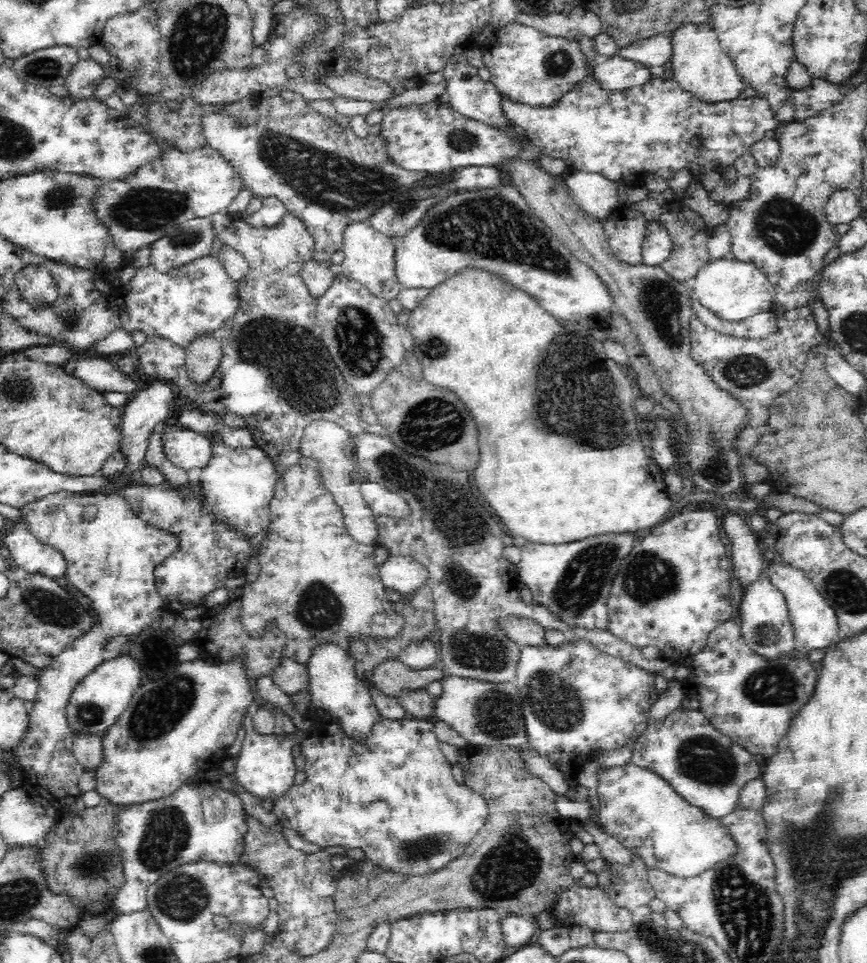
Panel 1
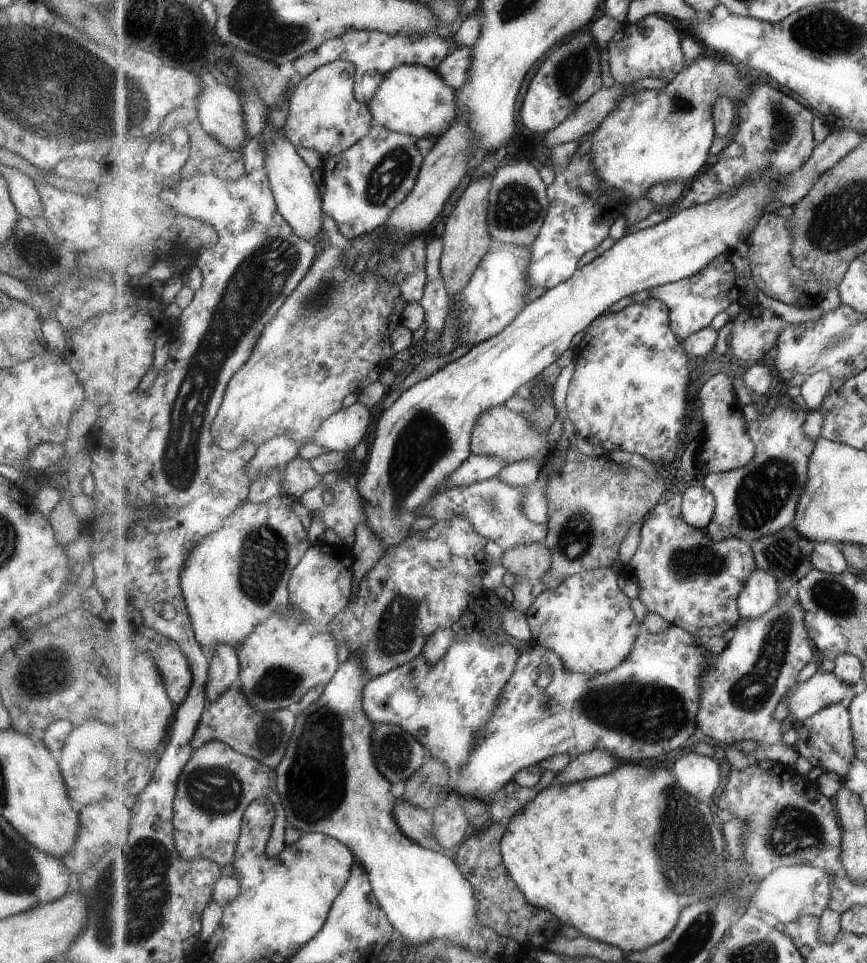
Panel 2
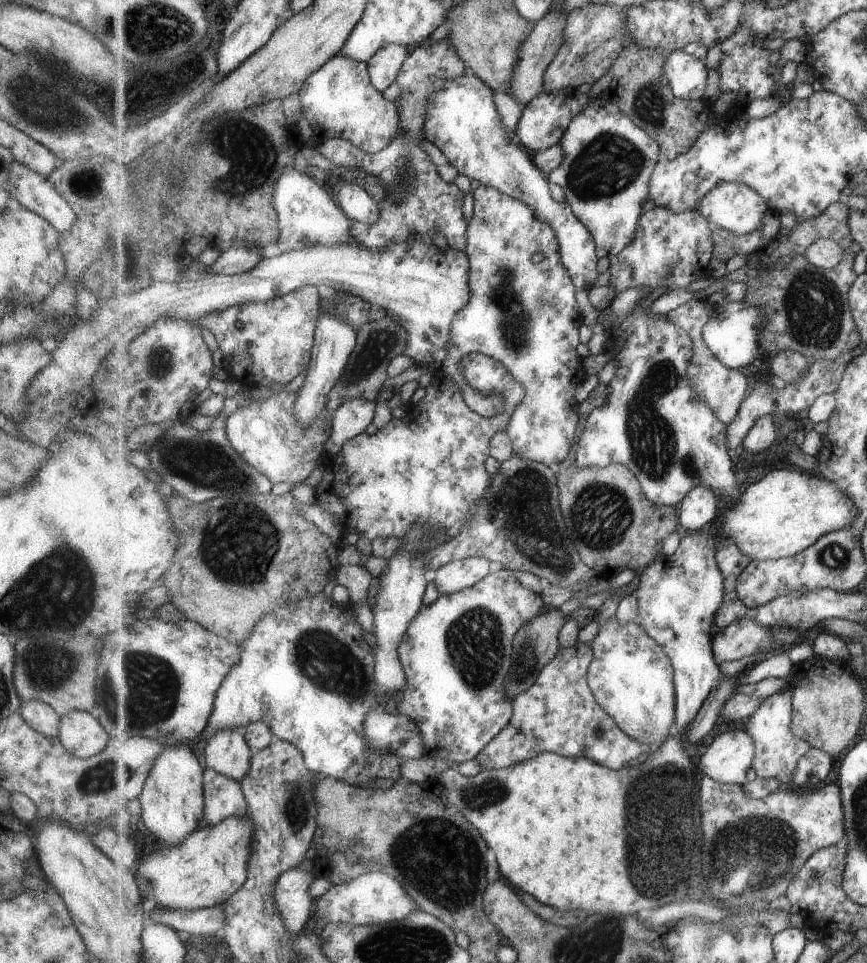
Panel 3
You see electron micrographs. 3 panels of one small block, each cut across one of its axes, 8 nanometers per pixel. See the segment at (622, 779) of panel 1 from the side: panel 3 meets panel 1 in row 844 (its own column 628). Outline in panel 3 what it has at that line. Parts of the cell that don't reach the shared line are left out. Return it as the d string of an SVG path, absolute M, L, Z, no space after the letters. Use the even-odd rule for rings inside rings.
M616 616L604 623L599 619L600 632L591 642L594 648L595 660L589 667L588 681L596 695L597 702L604 707L605 712L615 719L615 722L631 738L645 743L653 749L658 749L671 736L672 726L676 721L676 683L675 671L670 656L648 631L641 626L640 621L622 623Z

